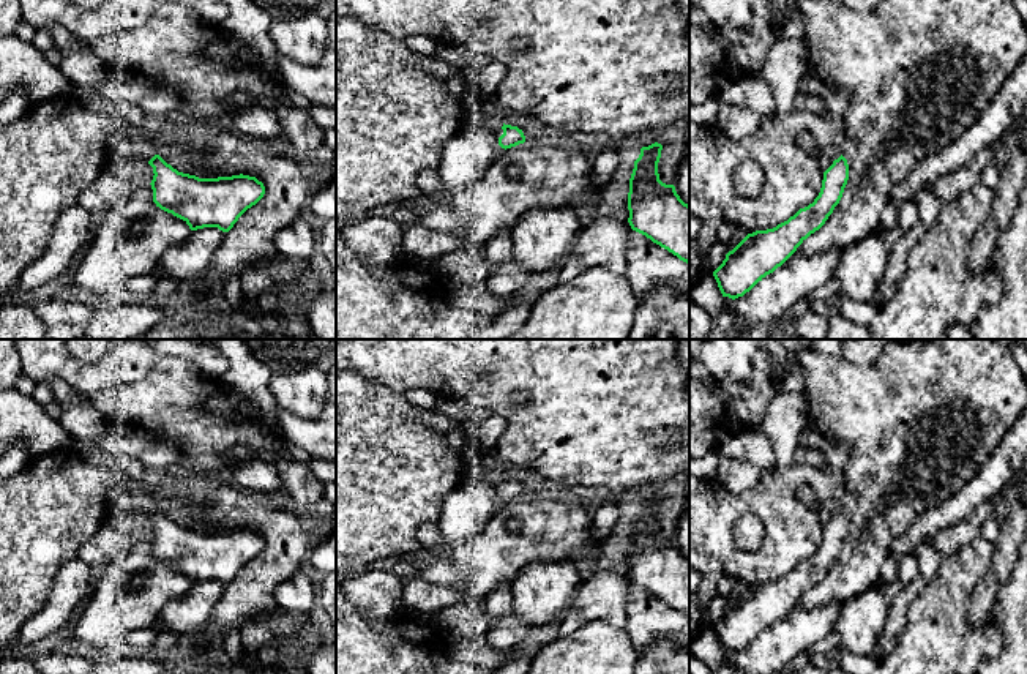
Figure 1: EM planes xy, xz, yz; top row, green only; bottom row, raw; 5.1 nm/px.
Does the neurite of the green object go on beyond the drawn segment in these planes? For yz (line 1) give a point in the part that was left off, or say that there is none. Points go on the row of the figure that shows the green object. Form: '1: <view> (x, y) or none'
1: none

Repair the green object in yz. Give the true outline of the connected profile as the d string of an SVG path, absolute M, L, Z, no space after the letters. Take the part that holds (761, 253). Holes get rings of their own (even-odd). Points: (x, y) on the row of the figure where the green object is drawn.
M841 155L823 172L819 196L773 229L748 234L713 271L723 297L743 297L767 275L781 267L797 248L819 230L839 204L849 180L849 164Z

